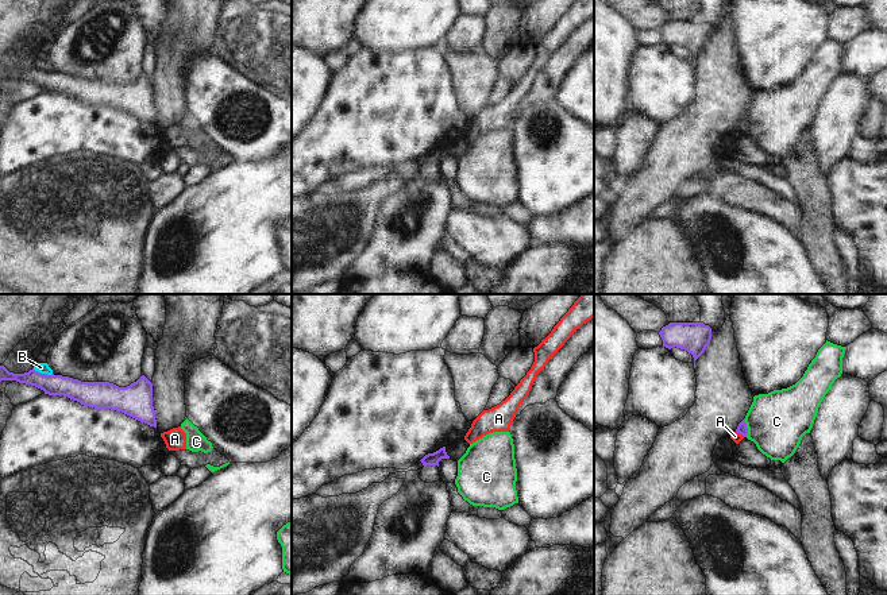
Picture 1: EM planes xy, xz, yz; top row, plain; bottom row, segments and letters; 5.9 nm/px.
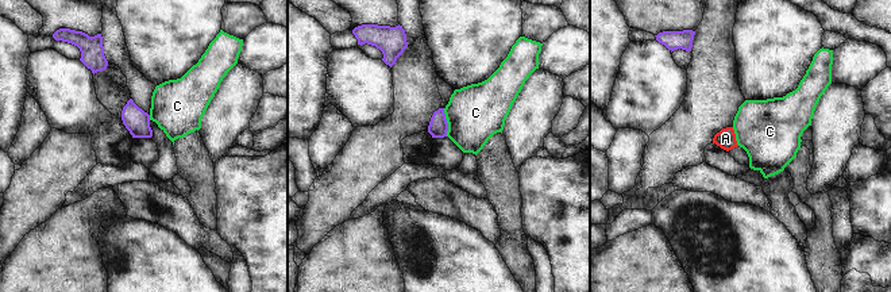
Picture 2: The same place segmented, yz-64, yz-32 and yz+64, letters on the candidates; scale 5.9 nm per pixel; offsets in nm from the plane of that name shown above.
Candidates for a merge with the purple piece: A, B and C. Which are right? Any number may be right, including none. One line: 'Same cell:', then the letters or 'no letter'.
Same cell: no letter

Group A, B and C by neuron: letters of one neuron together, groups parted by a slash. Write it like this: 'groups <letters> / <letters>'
groups A / B / C

